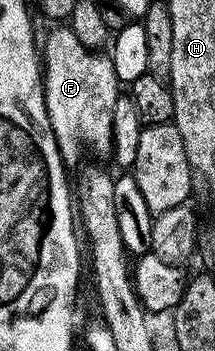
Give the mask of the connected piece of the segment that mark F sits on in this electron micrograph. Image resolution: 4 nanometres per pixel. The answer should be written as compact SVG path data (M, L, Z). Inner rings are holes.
M54 27L46 37L46 49L44 45L40 61L44 66L46 117L63 162L73 167L82 157L82 145L94 153L109 154L114 143L114 108L120 95L120 82L109 56L80 43L70 28Z

